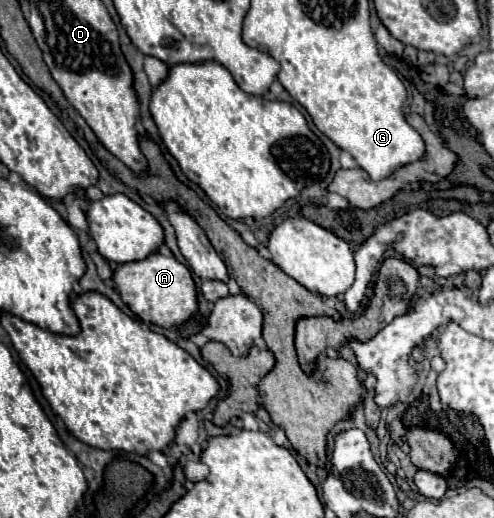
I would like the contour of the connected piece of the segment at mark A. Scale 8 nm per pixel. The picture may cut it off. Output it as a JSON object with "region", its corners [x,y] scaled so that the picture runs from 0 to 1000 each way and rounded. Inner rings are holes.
{"region":[[[316,486],[279,506],[239,510],[231,521],[231,544],[247,579],[291,622],[328,633],[356,633],[381,622],[401,602],[401,564],[389,529],[344,490]]]}

